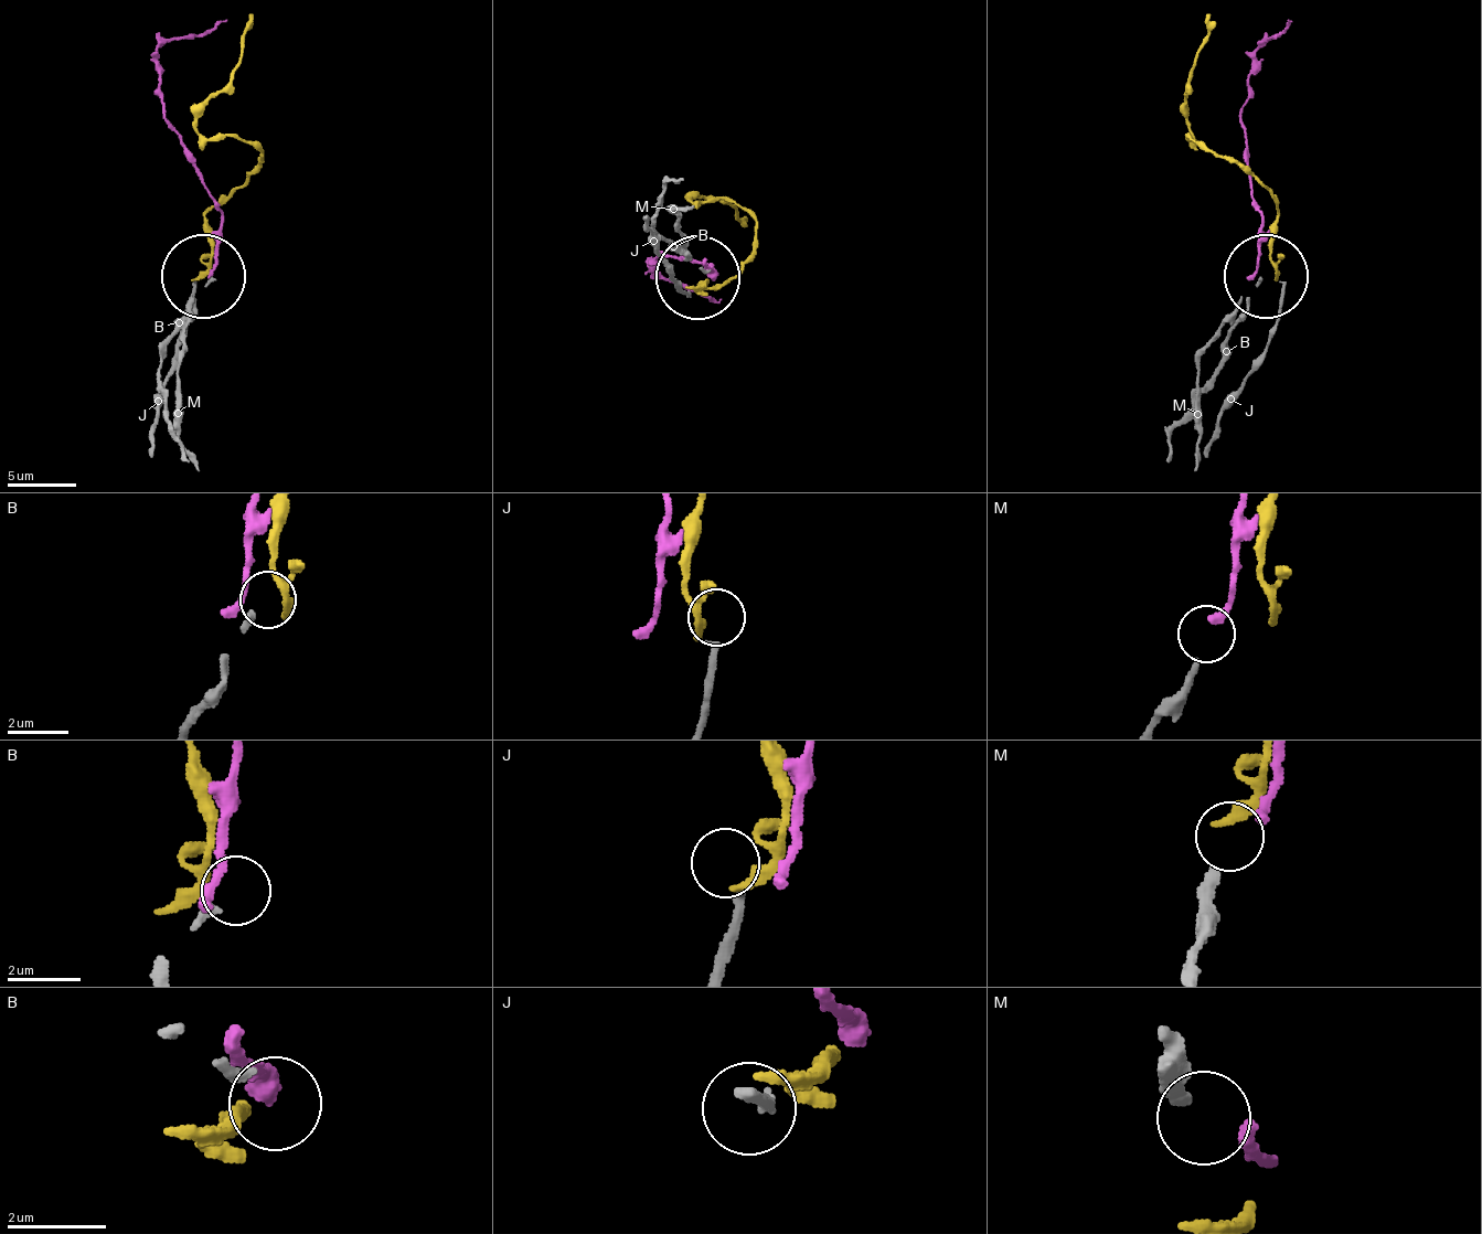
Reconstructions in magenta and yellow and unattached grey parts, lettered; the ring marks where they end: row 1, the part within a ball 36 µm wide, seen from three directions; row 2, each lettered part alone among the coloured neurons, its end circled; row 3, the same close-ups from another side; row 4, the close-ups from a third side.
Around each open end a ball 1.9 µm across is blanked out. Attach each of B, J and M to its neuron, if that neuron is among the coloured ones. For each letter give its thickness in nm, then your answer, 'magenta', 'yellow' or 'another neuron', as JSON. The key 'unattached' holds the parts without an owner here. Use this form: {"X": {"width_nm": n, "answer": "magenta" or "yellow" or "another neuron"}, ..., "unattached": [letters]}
{"B": {"width_nm": 240, "answer": "another neuron"}, "J": {"width_nm": 240, "answer": "another neuron"}, "M": {"width_nm": 260, "answer": "another neuron"}, "unattached": ["B", "J", "M"]}

